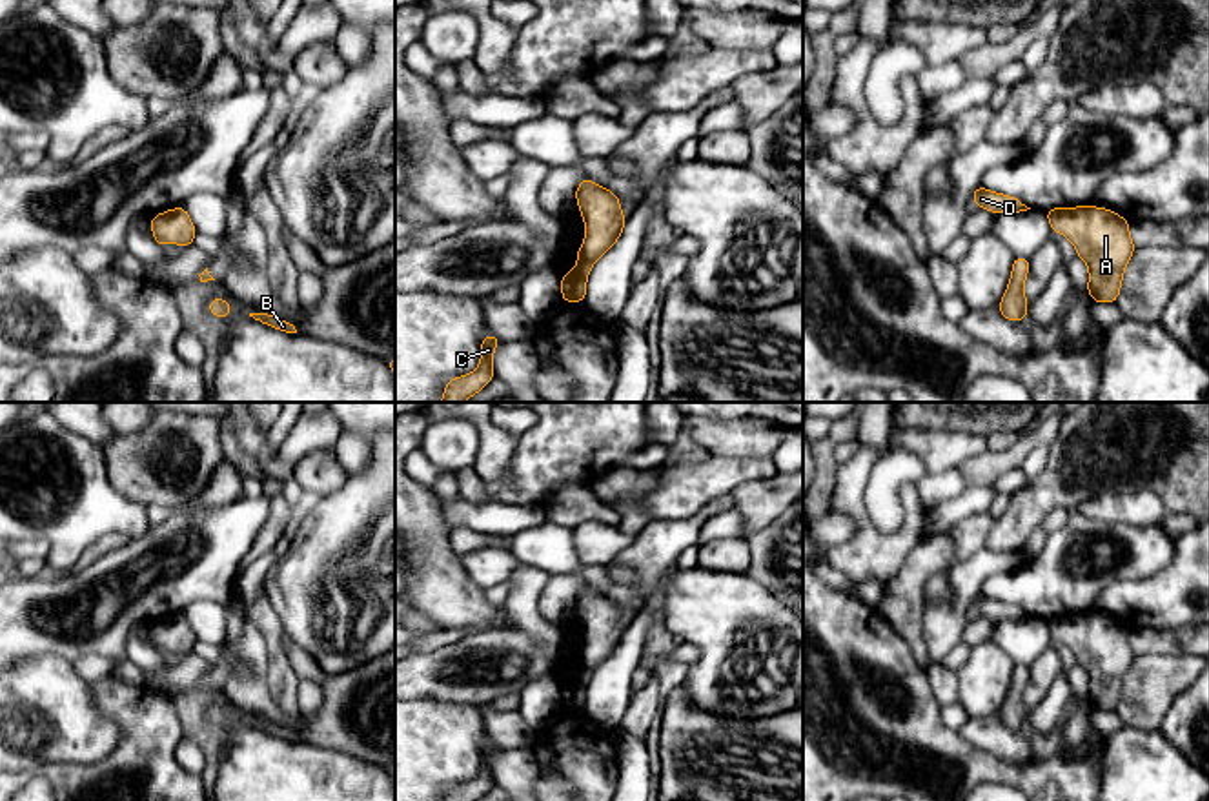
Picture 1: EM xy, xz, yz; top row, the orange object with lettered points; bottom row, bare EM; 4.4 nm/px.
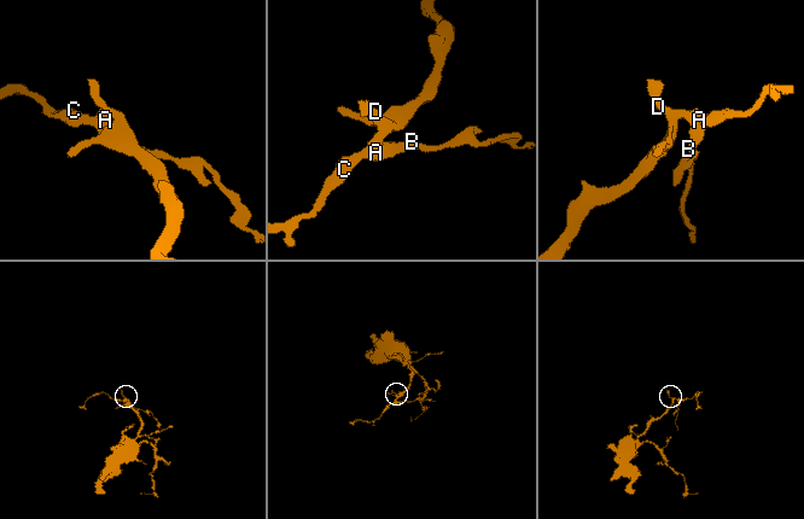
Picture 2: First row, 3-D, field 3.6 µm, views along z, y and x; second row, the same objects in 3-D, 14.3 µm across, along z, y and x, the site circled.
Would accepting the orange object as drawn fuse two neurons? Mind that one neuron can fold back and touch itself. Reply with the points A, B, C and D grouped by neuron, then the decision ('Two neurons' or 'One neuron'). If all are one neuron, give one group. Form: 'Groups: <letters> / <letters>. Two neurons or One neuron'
Groups: A B C D. One neuron

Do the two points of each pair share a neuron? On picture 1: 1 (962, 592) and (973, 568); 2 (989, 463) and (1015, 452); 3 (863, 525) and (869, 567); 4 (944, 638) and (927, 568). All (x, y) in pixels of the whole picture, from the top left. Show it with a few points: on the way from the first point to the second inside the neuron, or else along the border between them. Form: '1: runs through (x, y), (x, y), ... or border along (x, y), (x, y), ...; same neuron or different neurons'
1: runs through (965, 587), (969, 574); same neuron
2: runs through (995, 463), (1009, 457); same neuron
3: runs through (867, 536), (869, 556); same neuron
4: border along (924, 601), (925, 645); different neurons

